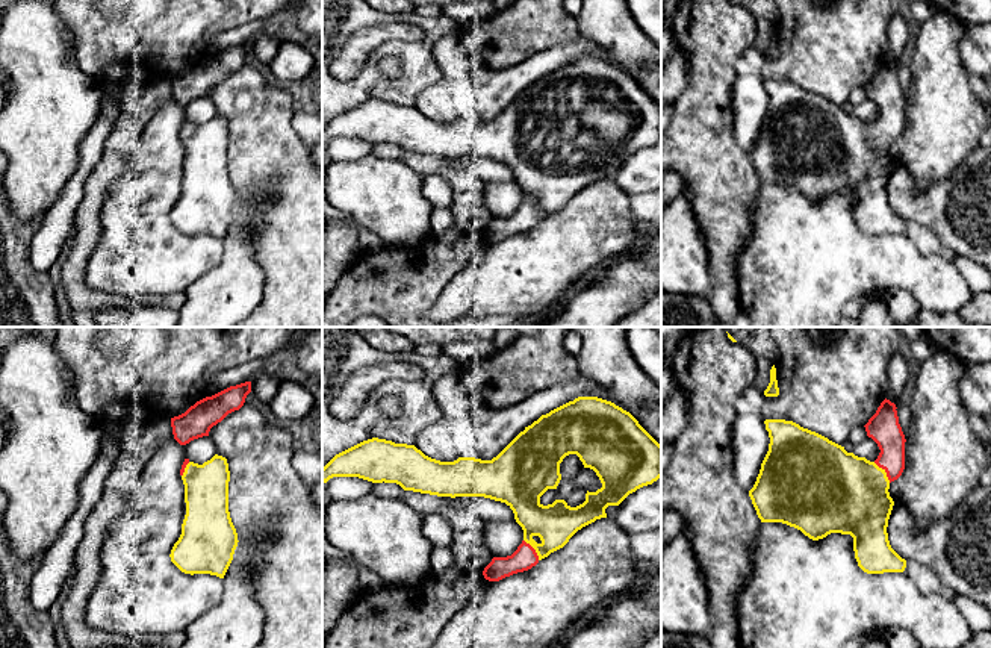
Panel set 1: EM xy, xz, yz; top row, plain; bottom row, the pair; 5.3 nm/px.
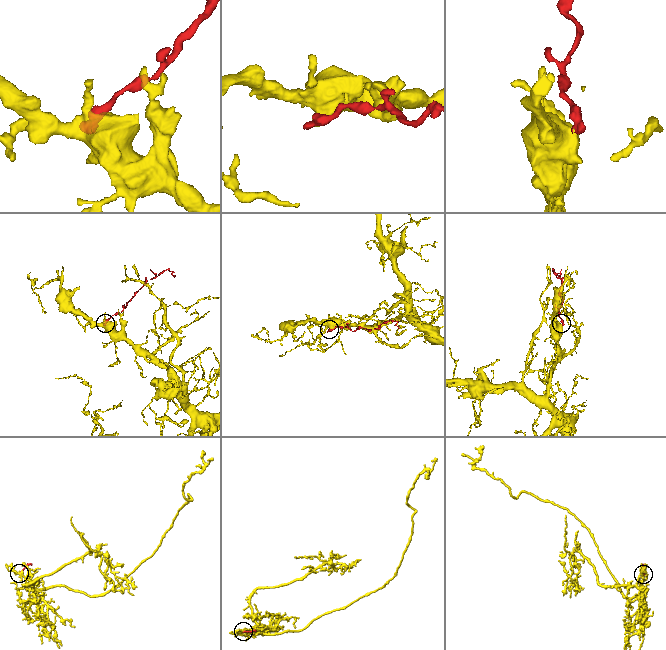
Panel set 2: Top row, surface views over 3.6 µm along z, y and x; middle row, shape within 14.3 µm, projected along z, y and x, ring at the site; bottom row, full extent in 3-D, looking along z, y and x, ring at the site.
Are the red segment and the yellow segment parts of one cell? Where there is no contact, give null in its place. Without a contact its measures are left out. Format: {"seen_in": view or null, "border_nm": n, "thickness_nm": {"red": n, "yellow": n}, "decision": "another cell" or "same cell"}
{"seen_in": "yz", "border_nm": 140, "thickness_nm": {"red": 170, "yellow": 420}, "decision": "same cell"}

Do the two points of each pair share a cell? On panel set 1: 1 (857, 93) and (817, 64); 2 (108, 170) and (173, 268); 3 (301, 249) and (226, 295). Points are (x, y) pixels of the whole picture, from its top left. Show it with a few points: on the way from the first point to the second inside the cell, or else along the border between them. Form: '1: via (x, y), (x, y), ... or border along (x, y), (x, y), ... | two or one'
1: border along (863, 85), (857, 85), (846, 100) | two
2: border along (124, 168), (108, 186), (99, 211) | two
3: border along (251, 239), (264, 274), (264, 295), (256, 308) | two

